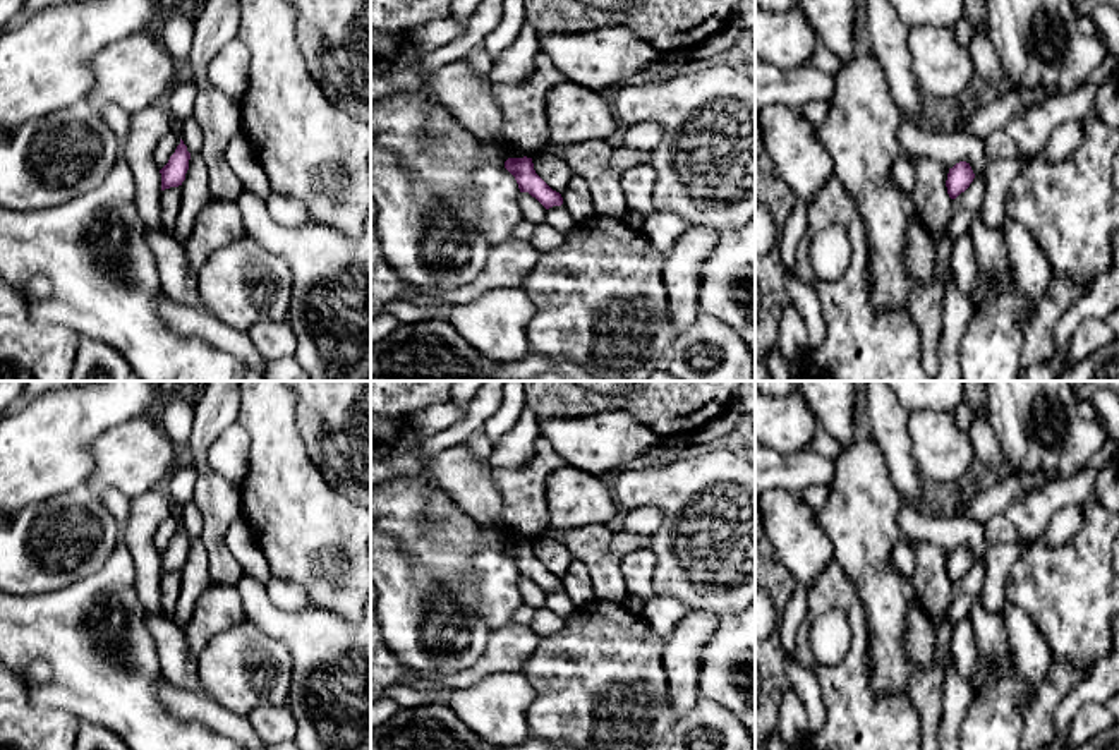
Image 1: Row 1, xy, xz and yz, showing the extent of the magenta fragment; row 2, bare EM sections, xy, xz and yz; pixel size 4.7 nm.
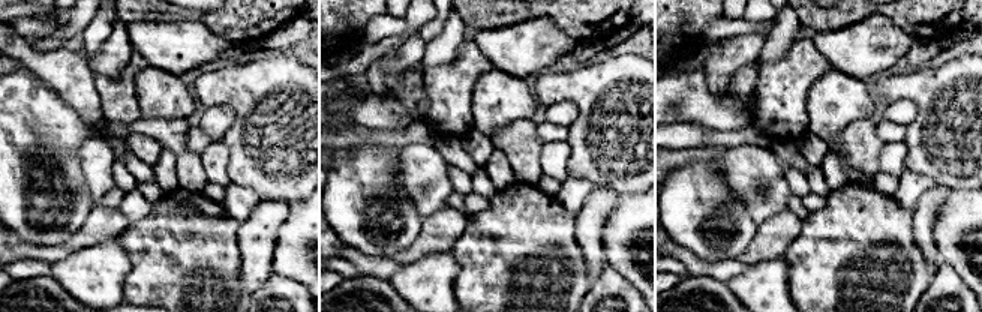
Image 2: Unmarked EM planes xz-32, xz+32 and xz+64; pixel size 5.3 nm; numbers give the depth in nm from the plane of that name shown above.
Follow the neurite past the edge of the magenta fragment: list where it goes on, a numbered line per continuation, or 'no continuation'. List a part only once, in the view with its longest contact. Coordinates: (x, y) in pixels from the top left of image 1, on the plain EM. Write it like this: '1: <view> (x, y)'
no continuation

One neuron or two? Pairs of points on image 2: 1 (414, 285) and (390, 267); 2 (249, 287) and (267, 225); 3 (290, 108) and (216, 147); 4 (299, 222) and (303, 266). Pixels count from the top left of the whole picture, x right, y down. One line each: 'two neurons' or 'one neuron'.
1: two neurons
2: one neuron
3: two neurons
4: one neuron

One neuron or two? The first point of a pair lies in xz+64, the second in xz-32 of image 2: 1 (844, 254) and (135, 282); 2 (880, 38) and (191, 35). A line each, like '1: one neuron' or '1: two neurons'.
1: one neuron
2: one neuron

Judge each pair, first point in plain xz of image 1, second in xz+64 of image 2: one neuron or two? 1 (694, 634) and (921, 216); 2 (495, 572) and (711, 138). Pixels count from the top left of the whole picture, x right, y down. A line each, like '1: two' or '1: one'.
1: one
2: two

